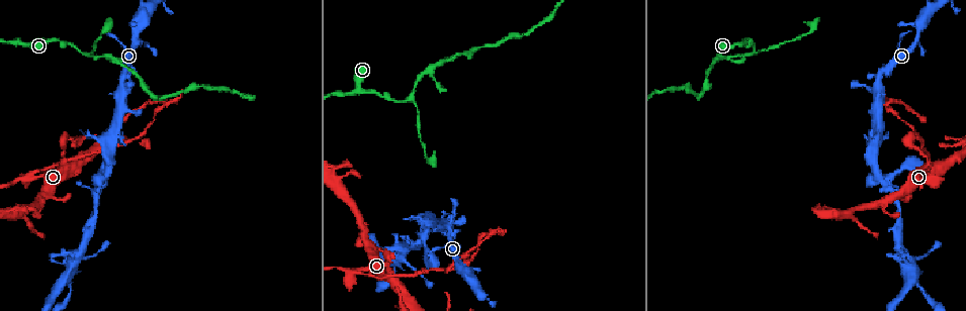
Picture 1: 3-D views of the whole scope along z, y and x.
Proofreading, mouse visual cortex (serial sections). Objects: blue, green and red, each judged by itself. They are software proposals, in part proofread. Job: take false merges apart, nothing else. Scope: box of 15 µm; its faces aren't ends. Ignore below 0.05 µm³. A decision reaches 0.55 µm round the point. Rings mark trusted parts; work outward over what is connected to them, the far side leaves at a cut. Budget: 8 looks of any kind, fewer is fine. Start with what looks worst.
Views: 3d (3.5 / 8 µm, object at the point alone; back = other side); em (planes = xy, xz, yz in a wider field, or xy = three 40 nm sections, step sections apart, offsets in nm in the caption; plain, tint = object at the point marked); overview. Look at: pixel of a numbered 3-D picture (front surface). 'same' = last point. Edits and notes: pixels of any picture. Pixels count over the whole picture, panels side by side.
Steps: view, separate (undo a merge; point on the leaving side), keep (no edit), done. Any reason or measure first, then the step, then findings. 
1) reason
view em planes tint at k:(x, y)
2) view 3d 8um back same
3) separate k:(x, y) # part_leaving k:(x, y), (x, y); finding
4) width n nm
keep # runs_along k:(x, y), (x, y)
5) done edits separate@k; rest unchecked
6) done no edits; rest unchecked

view em xy step 3 tint at 1:(164, 103)

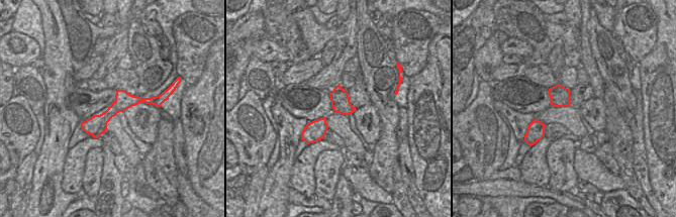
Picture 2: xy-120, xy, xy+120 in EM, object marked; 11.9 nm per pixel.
view 3d 3.5um back same

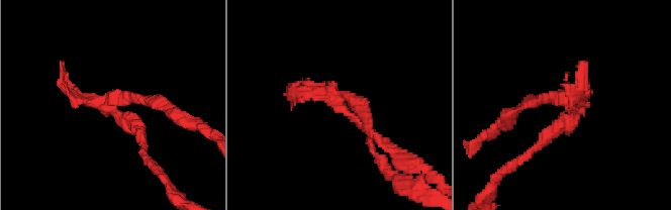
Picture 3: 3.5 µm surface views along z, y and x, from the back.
separate 3:(538, 101) # two cells meet here

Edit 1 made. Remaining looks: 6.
view overview

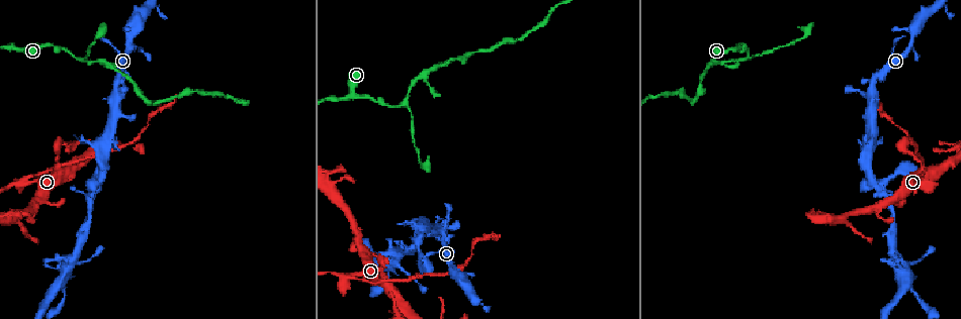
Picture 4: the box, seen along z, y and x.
arms part here
view 3d 8um at 4:(401, 105)

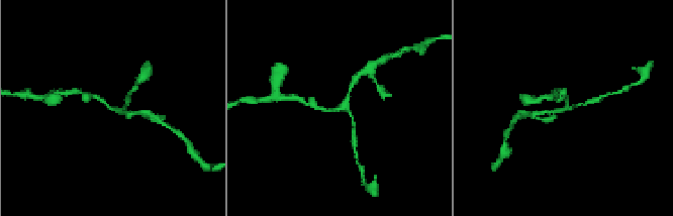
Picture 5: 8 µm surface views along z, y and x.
arms 3; arm_widths 150, 150, 150 nm
view em xy step 5 tint at 5:(340, 107)

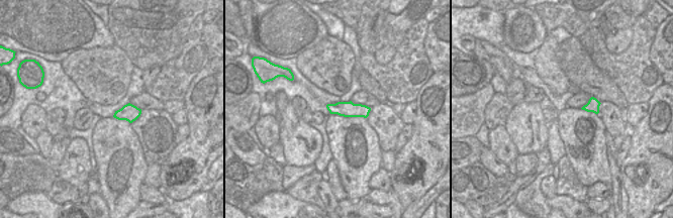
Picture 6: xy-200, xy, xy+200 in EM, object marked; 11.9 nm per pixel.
width 190 nm
keep # runs_along 5:(90, 96), (127, 113); continuous, no second cell

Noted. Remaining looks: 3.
arms part here
view 3d 8um back at 4:(435, 232)

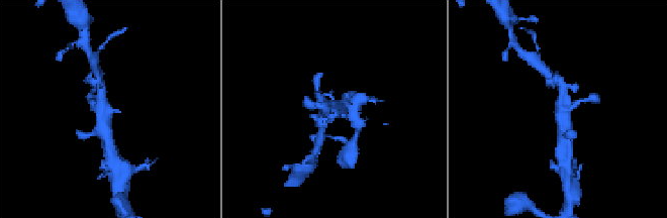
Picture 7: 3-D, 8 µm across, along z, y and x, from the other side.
closer look
view 3d 3.5um at 7:(563, 109)

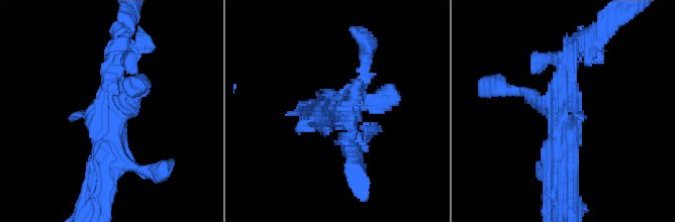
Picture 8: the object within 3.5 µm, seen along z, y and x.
view em planes tint at 8:(560, 114)

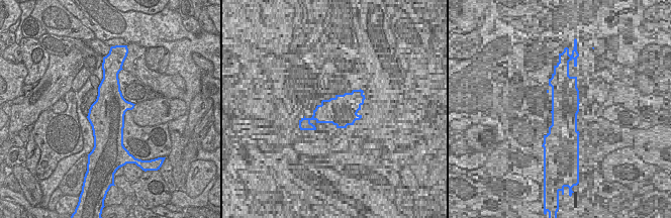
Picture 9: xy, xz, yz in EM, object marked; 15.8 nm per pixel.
keep # runs_along 8:(119, 45), (110, 157), (97, 182); one cell here

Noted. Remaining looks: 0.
done edits separate@3; rest unchecked

